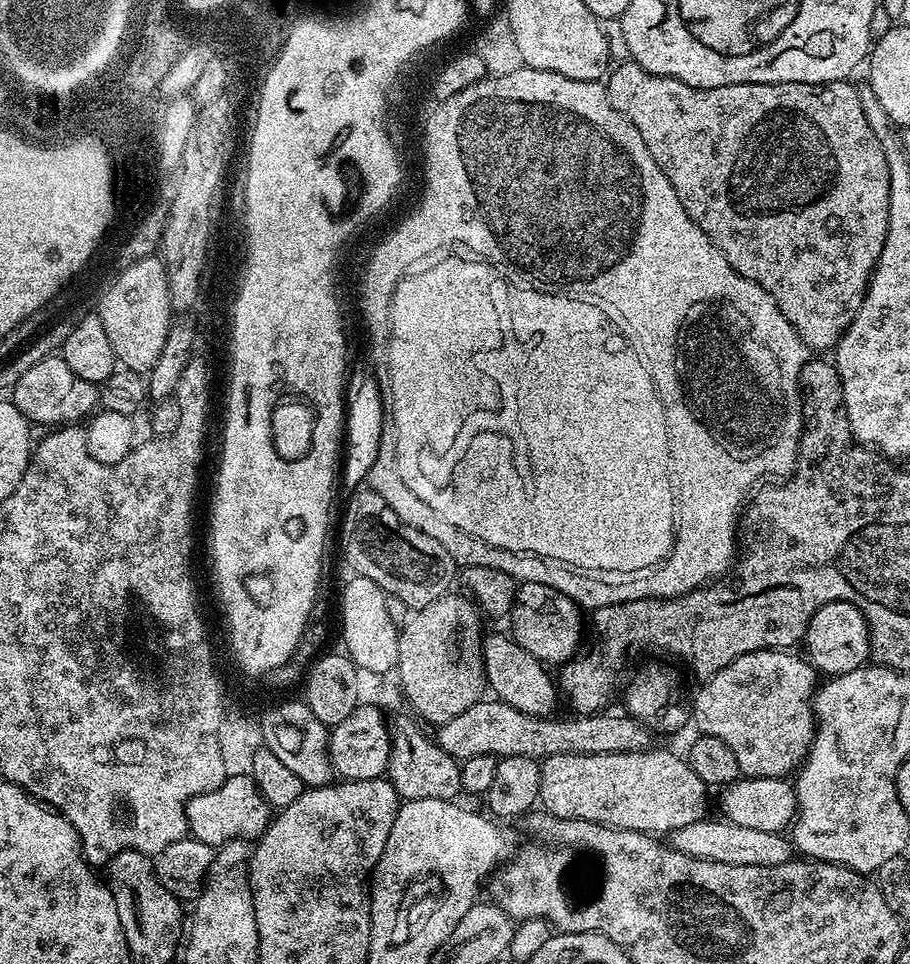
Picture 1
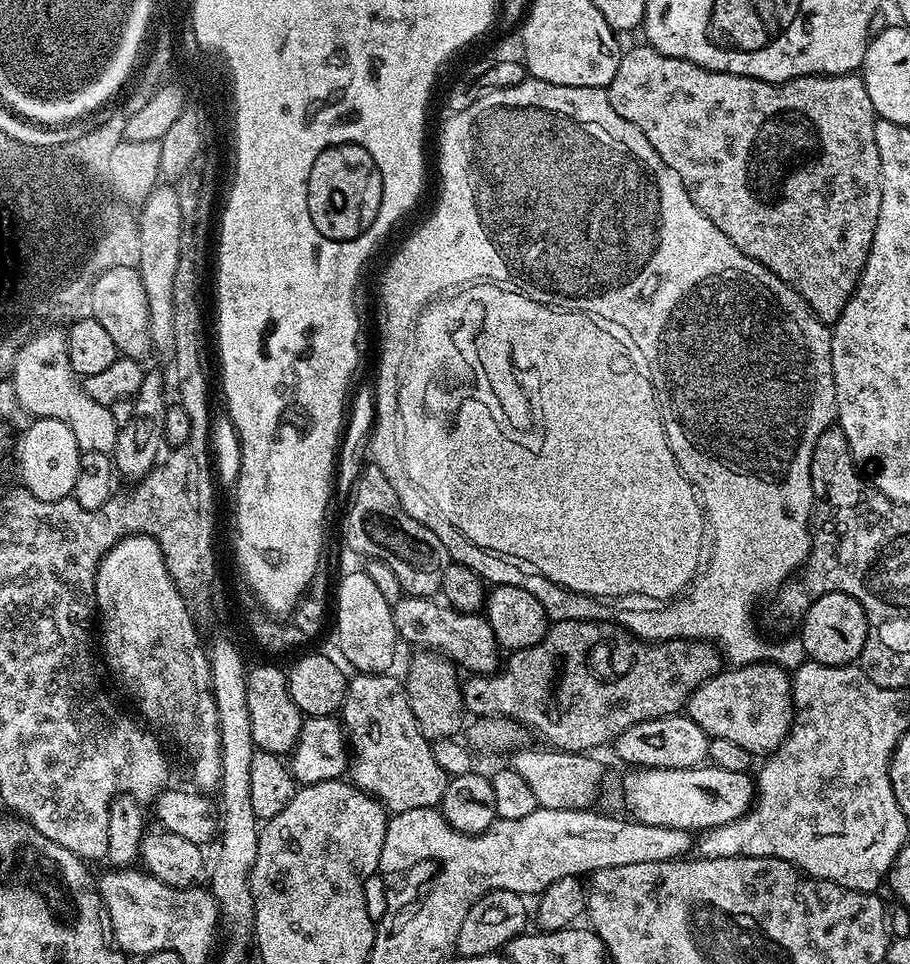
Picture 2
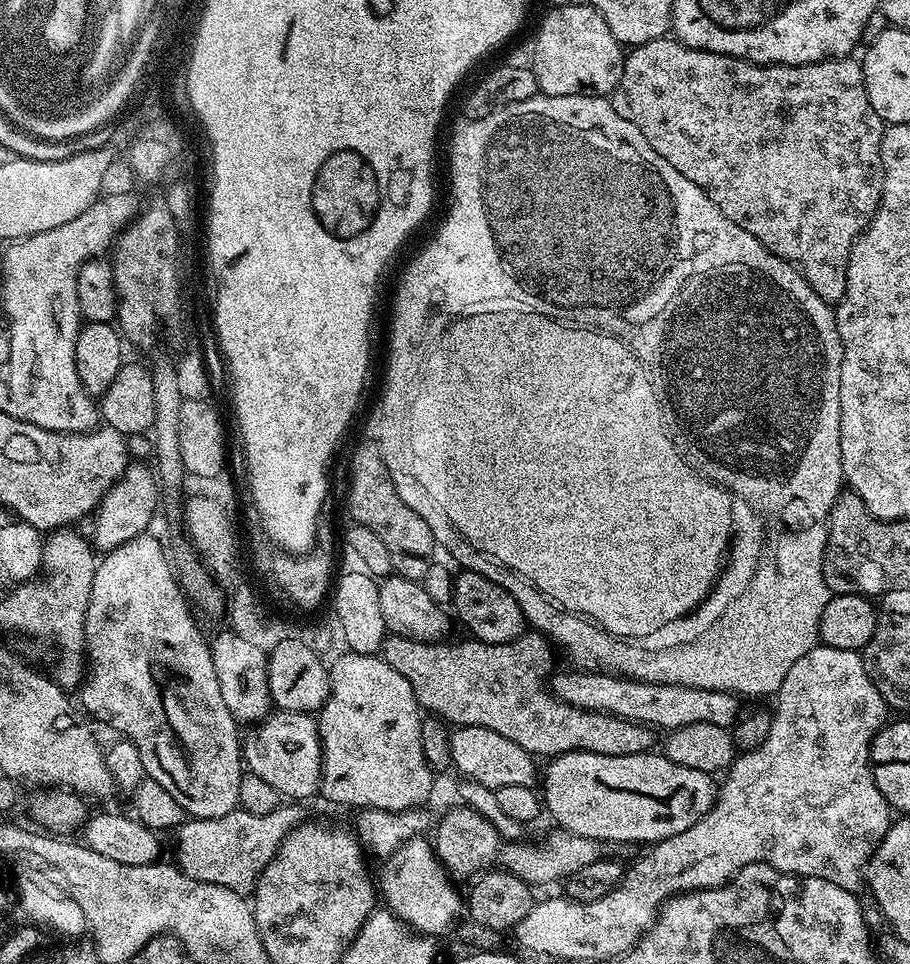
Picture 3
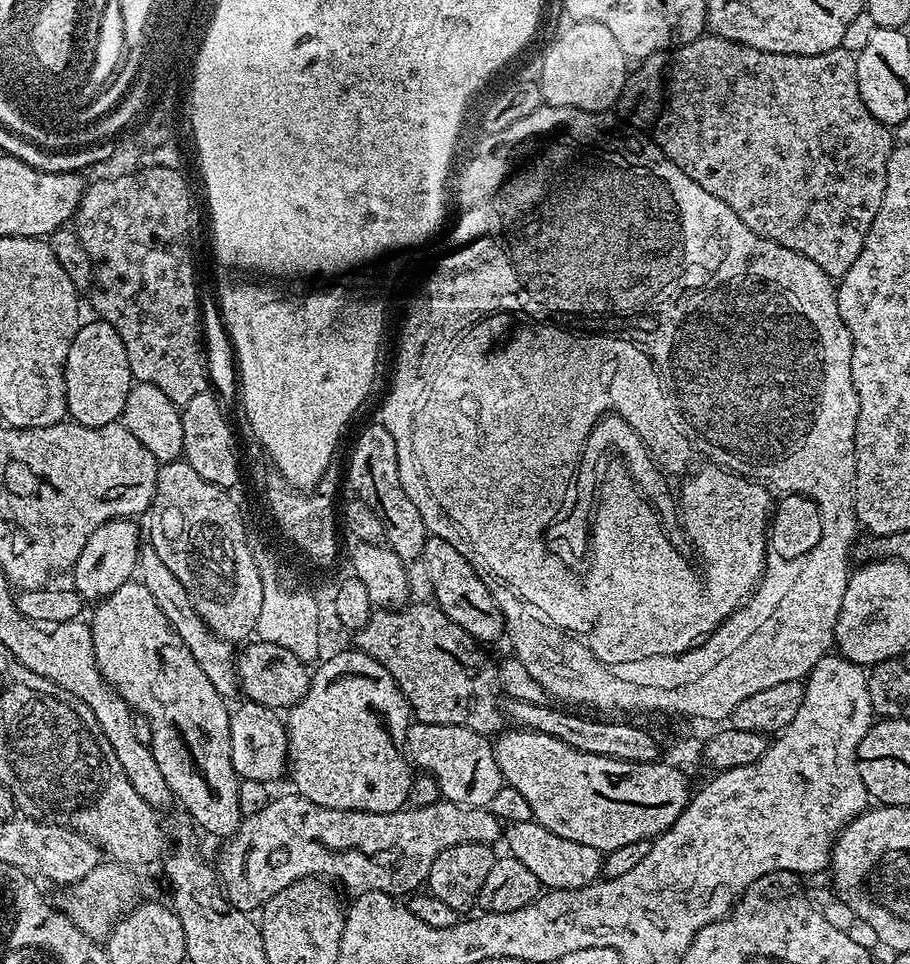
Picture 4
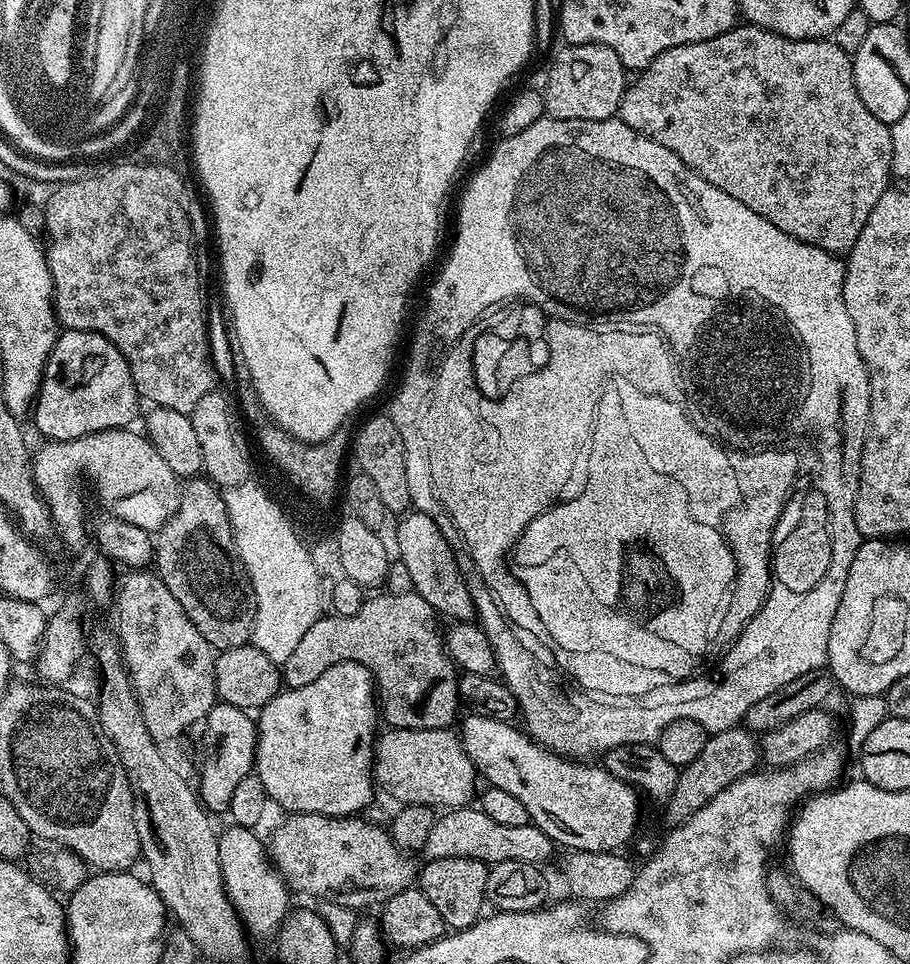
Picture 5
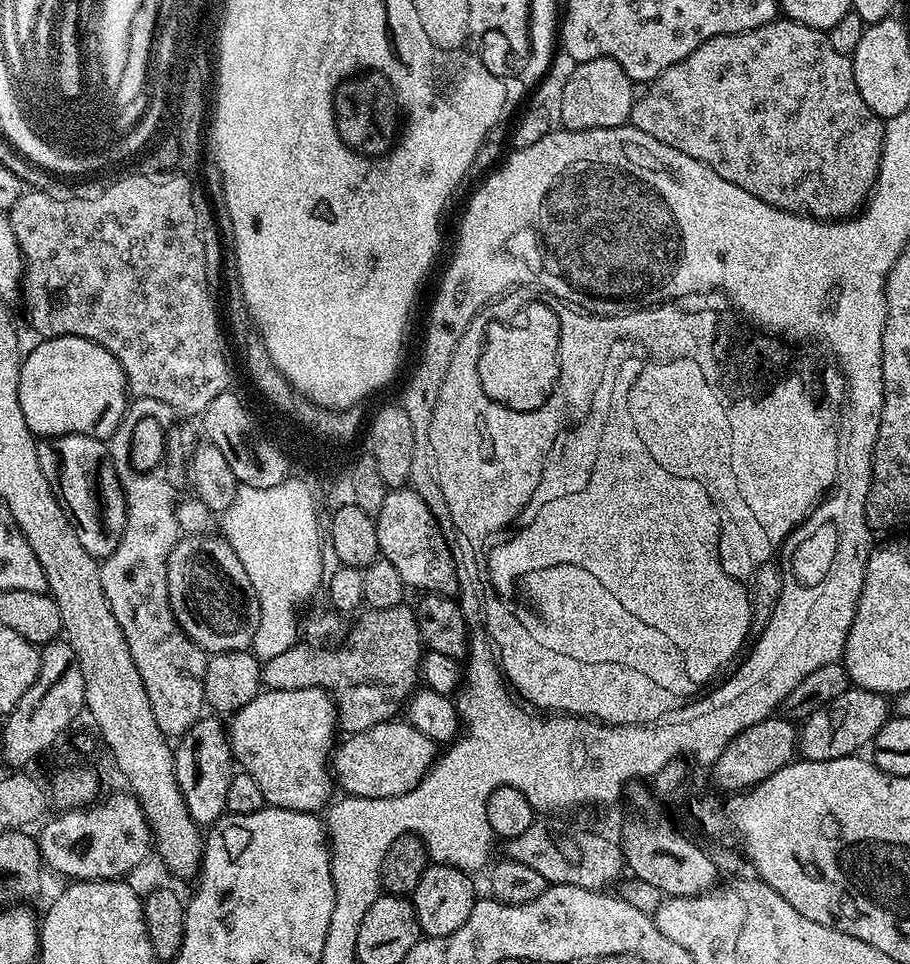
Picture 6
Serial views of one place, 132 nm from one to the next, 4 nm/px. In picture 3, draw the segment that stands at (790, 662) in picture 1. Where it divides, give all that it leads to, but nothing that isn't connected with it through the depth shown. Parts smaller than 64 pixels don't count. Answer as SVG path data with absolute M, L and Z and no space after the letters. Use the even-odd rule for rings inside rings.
M559 672L551 673L547 681L548 691L557 700L584 712L606 712L619 720L632 720L653 730L671 730L691 724L713 724L731 729L741 715L741 701L733 693L687 688L680 684L655 682L647 684L642 678L625 678L623 675L607 676L604 672Z

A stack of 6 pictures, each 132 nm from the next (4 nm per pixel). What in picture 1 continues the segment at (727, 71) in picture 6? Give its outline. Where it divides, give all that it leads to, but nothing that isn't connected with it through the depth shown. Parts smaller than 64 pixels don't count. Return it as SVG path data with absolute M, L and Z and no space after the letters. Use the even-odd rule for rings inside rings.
M627 62L611 69L606 76L608 101L614 110L618 110L642 134L642 142L646 142L646 150L658 162L662 174L674 186L678 194L678 202L690 214L690 218L710 238L714 246L730 262L730 266L742 278L750 278L762 290L766 290L776 303L780 305L782 314L798 330L809 349L820 352L835 349L850 322L858 314L872 280L872 271L876 268L878 258L882 254L882 246L886 246L886 230L890 218L890 166L886 166L886 154L874 138L874 130L870 130L870 122L866 122L866 113L862 110L862 98L858 98L858 87L848 80L835 80L829 84L735 84L734 86L718 86L717 88L695 88L686 86L686 82L678 82L678 78L669 76L651 76L641 64Z

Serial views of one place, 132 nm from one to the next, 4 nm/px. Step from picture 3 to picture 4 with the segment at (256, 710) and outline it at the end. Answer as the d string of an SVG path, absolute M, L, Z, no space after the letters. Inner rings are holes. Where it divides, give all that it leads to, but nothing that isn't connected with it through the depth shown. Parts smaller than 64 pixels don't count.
M150 546L141 547L136 559L136 571L139 583L144 584L146 590L150 590L154 602L158 602L158 610L162 610L162 614L166 614L168 625L176 631L178 638L182 638L186 650L190 650L190 654L198 662L202 674L206 674L206 678L210 678L210 686L214 686L214 690L218 690L218 694L222 697L231 698L232 695L237 695L237 649L227 640L223 640L222 637L216 636L212 632L210 626L203 621L198 610L193 606L190 594L183 588L182 583L178 582L173 571L158 558L156 550Z

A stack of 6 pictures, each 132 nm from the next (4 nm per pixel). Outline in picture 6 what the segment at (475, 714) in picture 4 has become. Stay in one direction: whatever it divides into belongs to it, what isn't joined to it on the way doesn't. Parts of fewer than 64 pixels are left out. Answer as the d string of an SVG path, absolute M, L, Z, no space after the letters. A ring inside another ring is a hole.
M399 604L389 608L365 611L365 616L352 628L348 641L341 648L336 646L317 646L312 642L297 642L290 650L263 661L262 684L268 690L306 690L322 688L336 703L336 722L344 734L365 732L370 726L399 717L408 699L421 683L420 657L422 641L415 611Z

